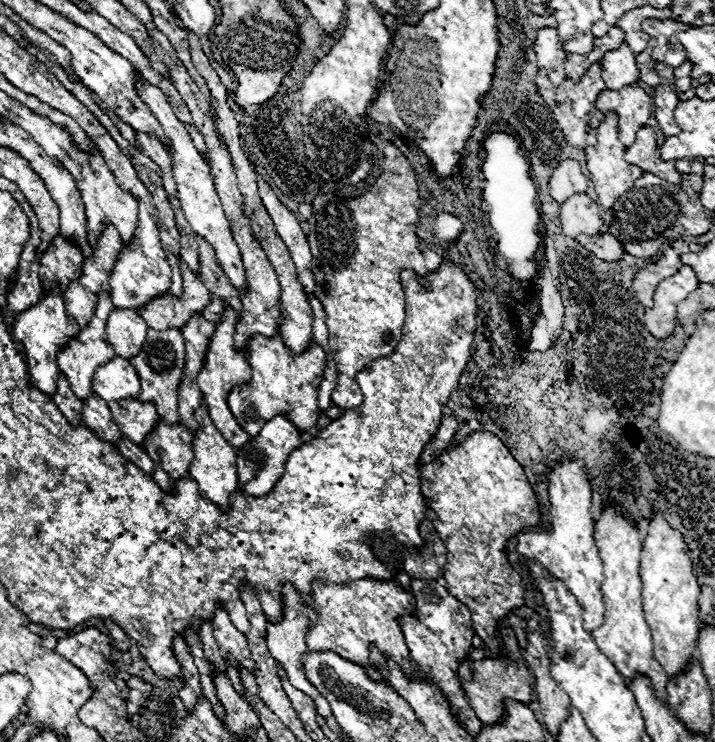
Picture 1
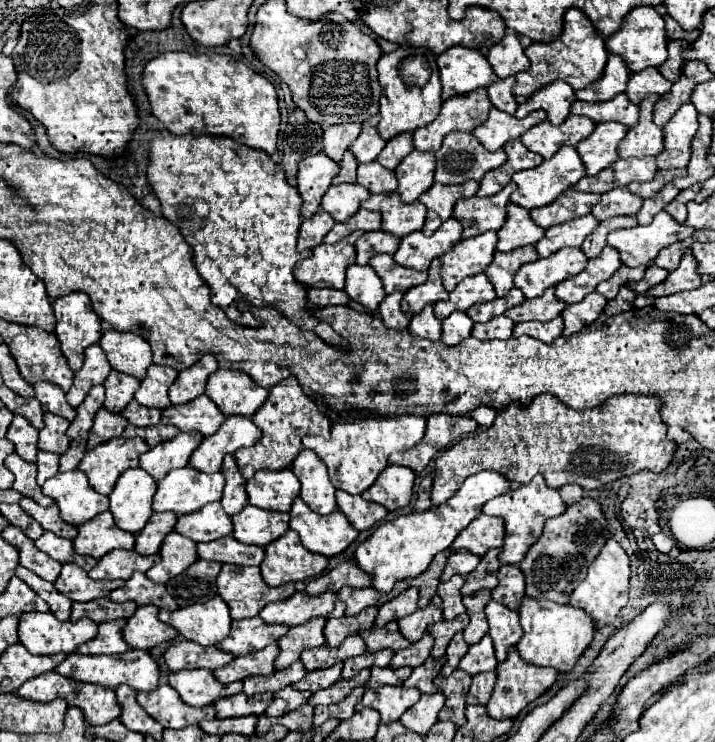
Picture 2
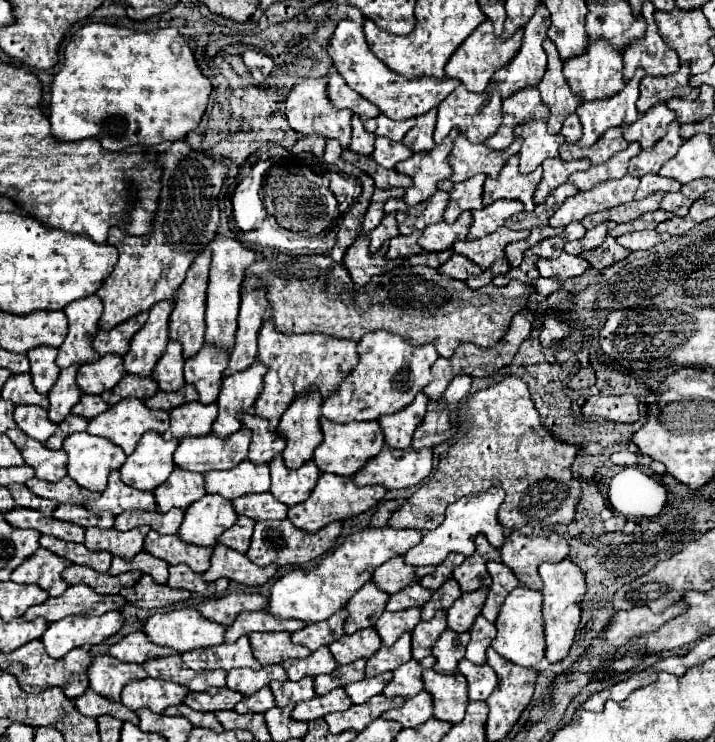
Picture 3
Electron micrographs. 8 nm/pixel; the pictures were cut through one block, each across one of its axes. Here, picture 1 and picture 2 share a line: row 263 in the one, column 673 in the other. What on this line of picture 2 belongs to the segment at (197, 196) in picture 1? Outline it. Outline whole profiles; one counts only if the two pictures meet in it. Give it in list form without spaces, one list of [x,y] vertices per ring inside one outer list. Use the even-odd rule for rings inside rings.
[[[666,210],[658,212],[648,226],[636,226],[628,230],[614,230],[608,234],[608,244],[620,252],[620,260],[626,266],[650,266],[658,252],[678,240],[694,234],[692,226],[678,224]]]

